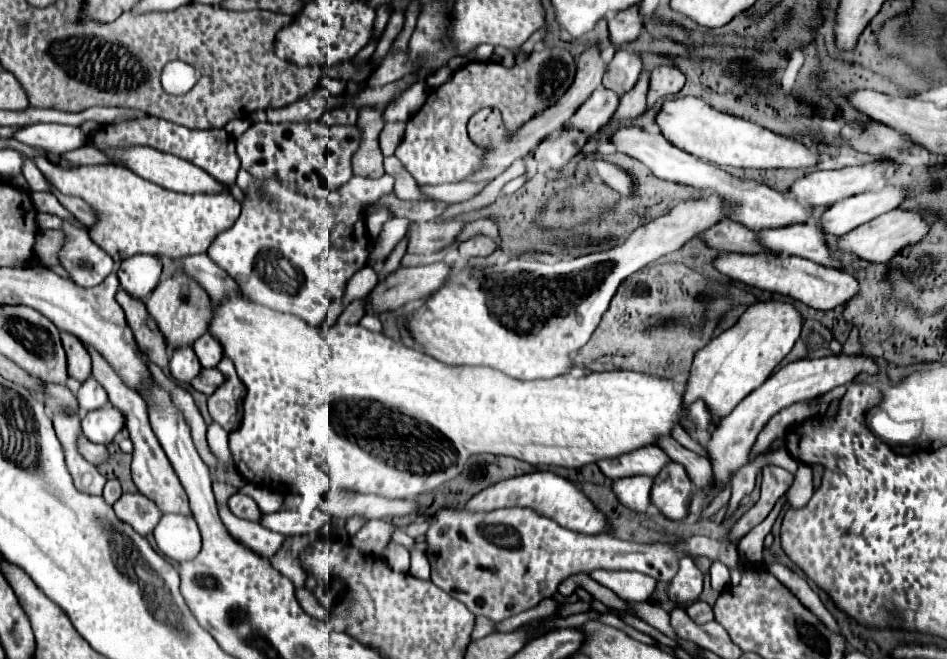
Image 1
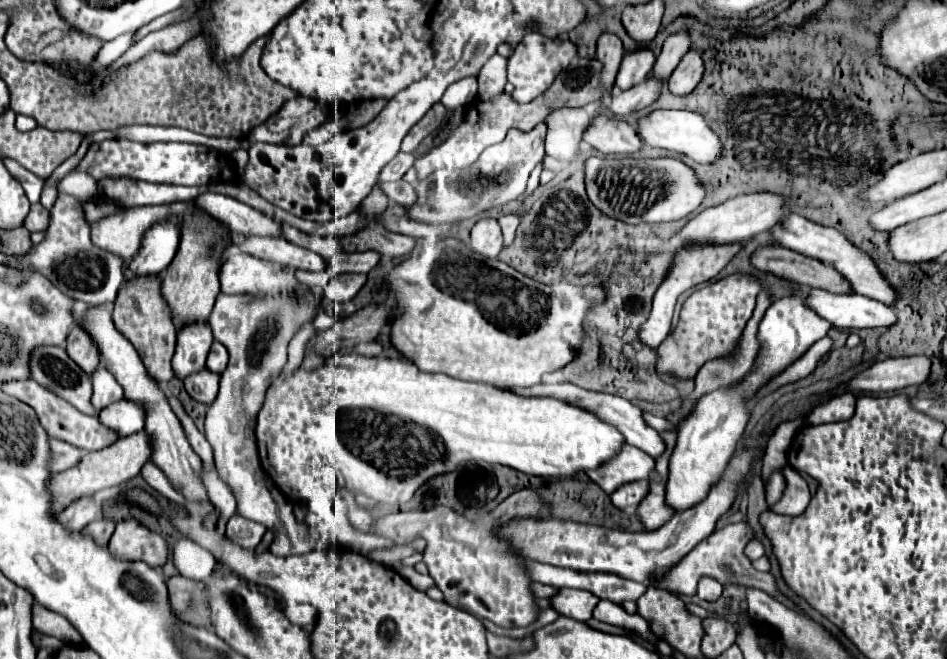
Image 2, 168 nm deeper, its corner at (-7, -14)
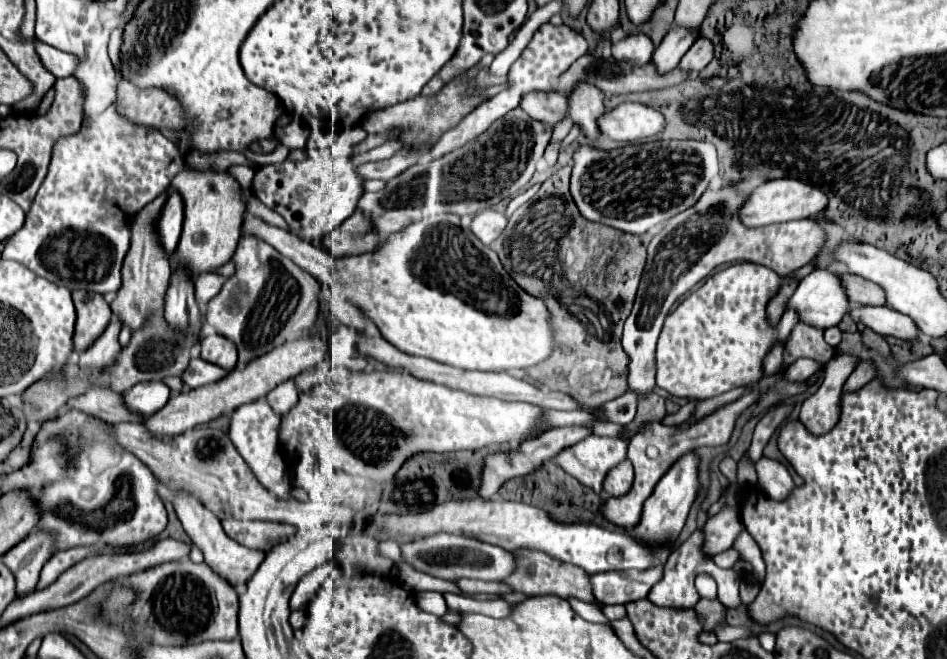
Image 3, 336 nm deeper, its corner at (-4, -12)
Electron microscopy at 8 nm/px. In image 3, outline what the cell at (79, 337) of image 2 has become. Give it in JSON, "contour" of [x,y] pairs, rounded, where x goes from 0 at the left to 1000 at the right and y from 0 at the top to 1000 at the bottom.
{"contour":[[[81,440],[77,443],[77,458],[81,467],[81,492],[77,507],[77,531],[88,534],[117,489],[117,467],[107,446]]]}

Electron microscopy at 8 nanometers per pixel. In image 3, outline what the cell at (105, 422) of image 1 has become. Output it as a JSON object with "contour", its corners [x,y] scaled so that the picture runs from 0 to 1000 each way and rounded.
{"contour":[[[151,580],[143,583],[130,598],[130,613],[149,631],[159,631],[176,613],[178,589],[172,580]]]}

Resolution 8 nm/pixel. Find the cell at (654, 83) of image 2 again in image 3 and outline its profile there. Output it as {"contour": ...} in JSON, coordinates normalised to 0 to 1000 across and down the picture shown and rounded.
{"contour":[[[711,39],[706,46],[706,52],[700,58],[700,64],[696,67],[696,73],[690,79],[687,94],[690,94],[692,106],[694,106],[694,112],[704,112],[704,109],[713,106],[717,91],[730,73],[732,64],[734,64],[732,49],[728,49],[725,42]]]}

